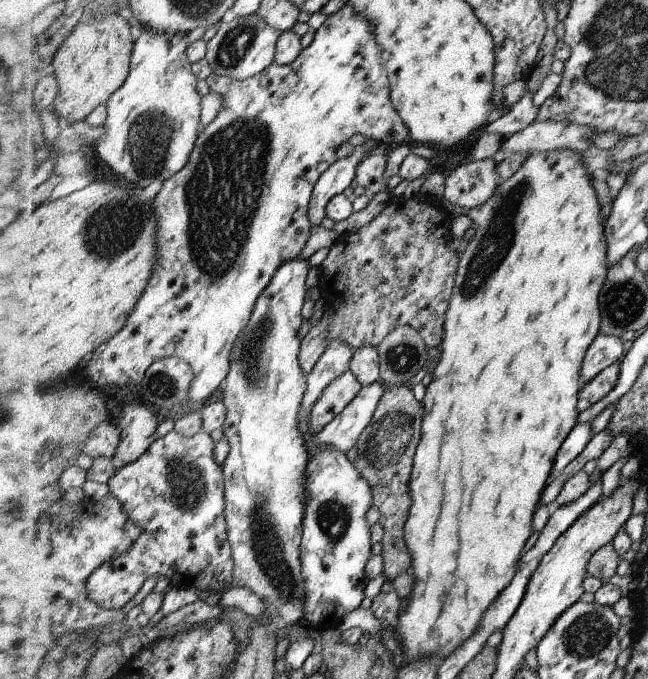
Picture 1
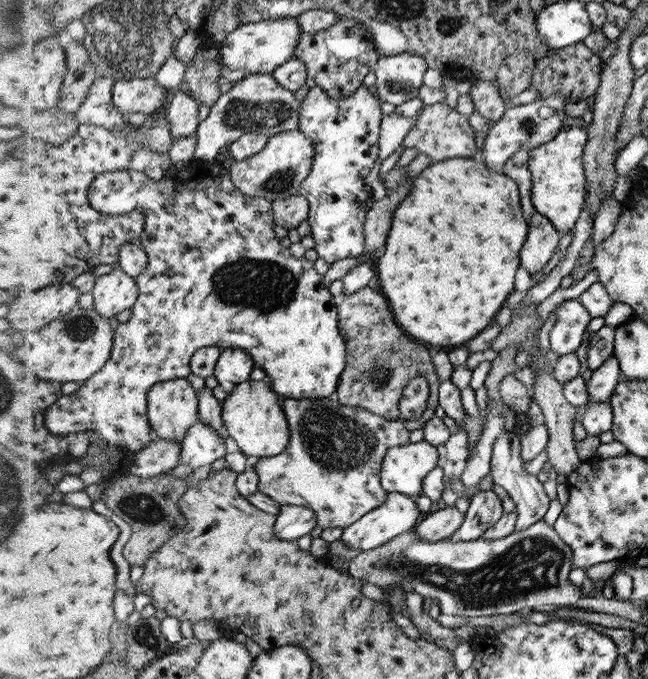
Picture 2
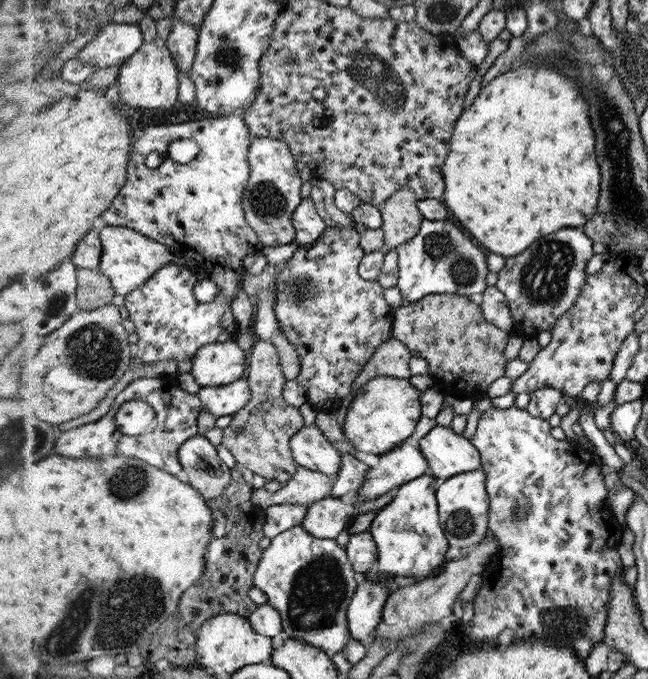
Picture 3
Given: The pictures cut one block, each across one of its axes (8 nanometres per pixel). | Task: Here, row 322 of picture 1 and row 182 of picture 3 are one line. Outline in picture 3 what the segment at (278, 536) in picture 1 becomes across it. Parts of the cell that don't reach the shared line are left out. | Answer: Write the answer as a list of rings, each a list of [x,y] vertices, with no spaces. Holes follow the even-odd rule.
[[[254,137],[251,146],[251,182],[243,196],[247,221],[256,228],[262,244],[280,246],[295,241],[293,214],[301,204],[300,176],[292,158],[291,147],[283,139]]]

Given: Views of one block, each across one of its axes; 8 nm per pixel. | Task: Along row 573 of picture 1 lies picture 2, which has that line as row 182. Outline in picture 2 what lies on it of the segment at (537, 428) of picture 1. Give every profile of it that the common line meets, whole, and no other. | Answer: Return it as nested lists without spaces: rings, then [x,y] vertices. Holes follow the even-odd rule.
[[[470,157],[433,162],[413,182],[410,194],[393,212],[386,252],[373,265],[375,270],[378,266],[382,292],[392,298],[392,310],[408,334],[432,346],[458,348],[494,320],[514,290],[518,252],[529,234],[519,183]]]

